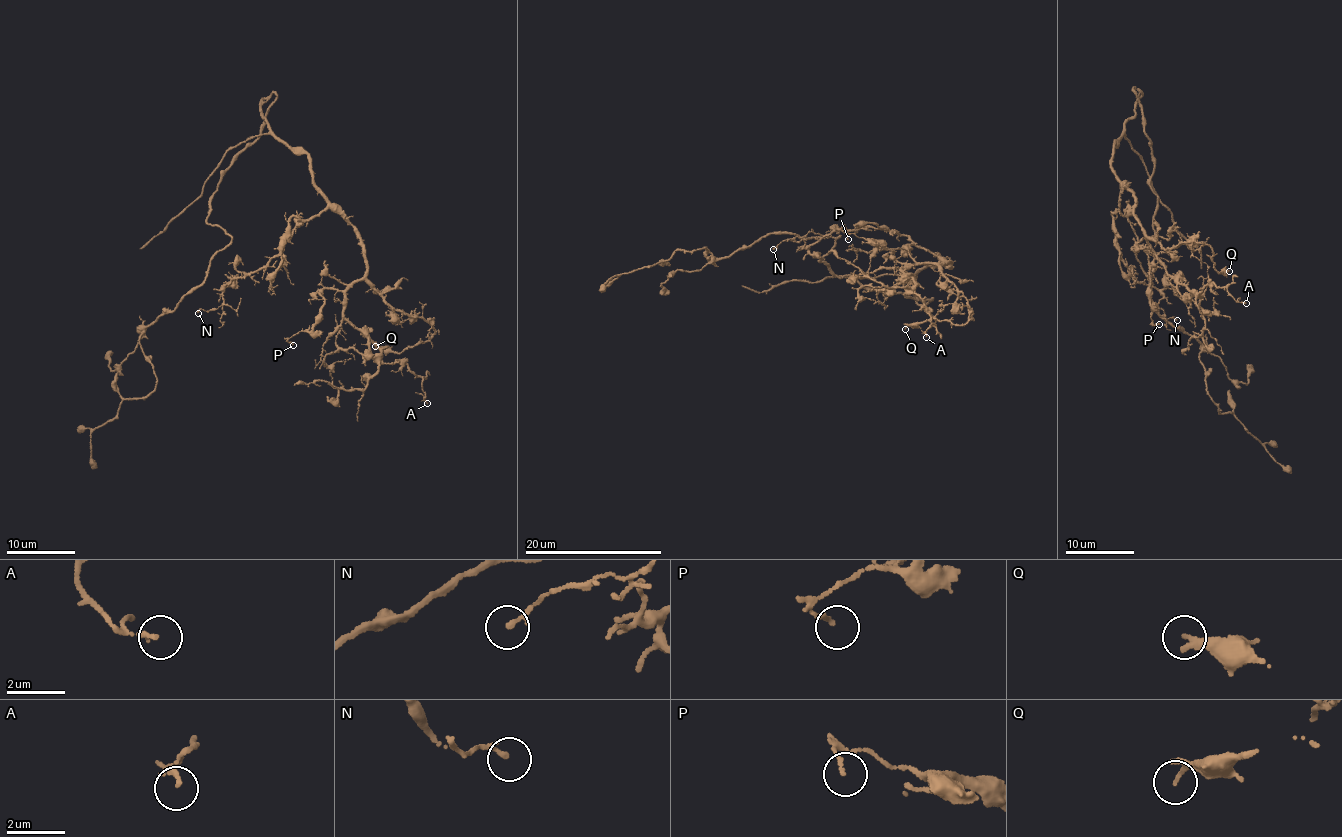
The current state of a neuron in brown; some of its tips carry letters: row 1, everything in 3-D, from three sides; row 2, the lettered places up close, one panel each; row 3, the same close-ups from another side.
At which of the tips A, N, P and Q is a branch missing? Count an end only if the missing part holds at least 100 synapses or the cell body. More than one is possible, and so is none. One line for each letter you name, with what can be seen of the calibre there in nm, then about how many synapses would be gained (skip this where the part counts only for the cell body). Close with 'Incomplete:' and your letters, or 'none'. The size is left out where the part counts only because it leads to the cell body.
Incomplete: none

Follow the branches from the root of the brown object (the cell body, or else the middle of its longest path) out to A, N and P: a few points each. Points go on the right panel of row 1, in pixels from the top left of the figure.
A: (1144, 125), (1134, 89), (1112, 172), (1149, 248), (1198, 294), (1213, 283), (1246, 303)
N: (1144, 125), (1134, 89), (1135, 116), (1113, 145), (1114, 241), (1134, 278), (1162, 295), (1160, 314), (1177, 320)
P: (1144, 125), (1134, 89), (1112, 172), (1157, 256), (1149, 293), (1159, 324)

